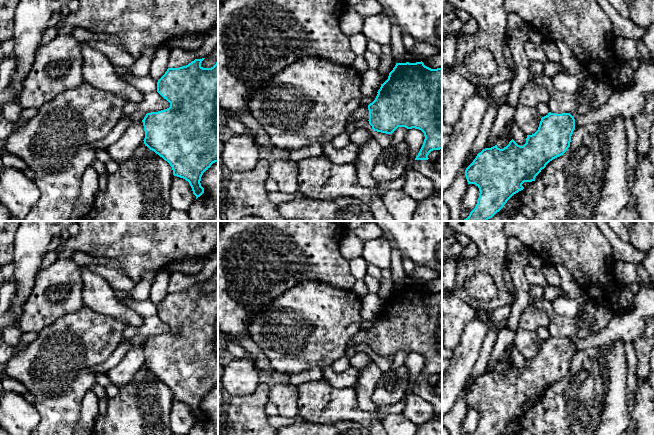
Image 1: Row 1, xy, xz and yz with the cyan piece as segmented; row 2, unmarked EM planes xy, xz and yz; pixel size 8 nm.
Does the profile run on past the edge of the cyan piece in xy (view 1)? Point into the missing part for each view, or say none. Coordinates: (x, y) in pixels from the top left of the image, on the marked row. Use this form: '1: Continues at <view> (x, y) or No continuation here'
1: No continuation here

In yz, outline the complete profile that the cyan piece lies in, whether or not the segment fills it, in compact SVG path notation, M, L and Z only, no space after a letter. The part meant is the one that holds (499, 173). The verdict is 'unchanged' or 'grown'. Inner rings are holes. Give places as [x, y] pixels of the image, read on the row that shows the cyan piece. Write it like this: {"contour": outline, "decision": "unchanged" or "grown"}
{"contour": "M549 112L541 118L538 130L532 135L527 135L523 146L512 139L503 149L495 145L478 153L466 168L465 176L468 184L475 184L479 188L479 198L469 216L461 221L487 221L492 218L514 194L524 189L524 182L535 181L536 176L550 161L568 150L574 129L575 119L570 113Z", "decision": "unchanged"}

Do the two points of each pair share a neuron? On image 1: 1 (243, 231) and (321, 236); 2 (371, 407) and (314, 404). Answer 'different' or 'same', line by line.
1: same
2: different

